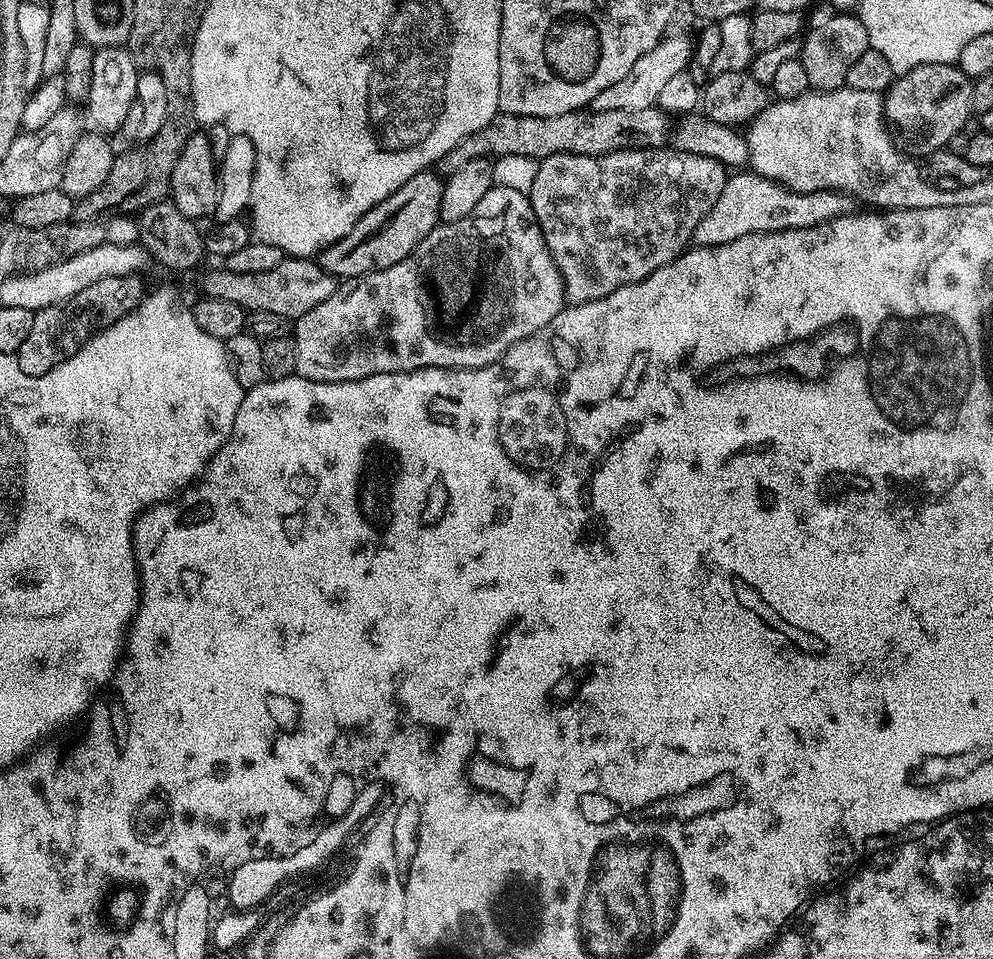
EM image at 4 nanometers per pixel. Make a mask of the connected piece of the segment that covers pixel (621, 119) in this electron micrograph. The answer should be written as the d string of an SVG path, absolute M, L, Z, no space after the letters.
M659 107L646 110L581 110L550 118L533 116L506 116L498 114L480 132L470 134L444 155L442 168L451 174L466 162L518 154L534 161L545 160L554 154L582 154L601 156L623 148L662 148L668 140L669 117Z

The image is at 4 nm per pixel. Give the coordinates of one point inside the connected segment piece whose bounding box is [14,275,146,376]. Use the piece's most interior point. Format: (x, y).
(57, 331)

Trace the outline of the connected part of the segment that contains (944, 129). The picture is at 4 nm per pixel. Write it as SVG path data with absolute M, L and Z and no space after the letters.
M923 64L897 75L887 92L883 93L884 118L888 121L889 129L894 133L901 149L913 157L921 158L920 156L927 157L940 148L949 147L956 132L963 130L968 115L973 115L972 86L973 81L956 64Z

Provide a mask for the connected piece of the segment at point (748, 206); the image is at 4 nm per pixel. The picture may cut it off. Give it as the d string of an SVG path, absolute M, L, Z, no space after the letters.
M740 170L735 174L729 175L728 181L722 186L722 194L718 194L718 202L714 202L706 218L698 222L691 238L693 245L713 248L734 242L746 234L818 226L839 216L855 213L858 208L852 201L855 199L842 192L795 192L751 170Z

